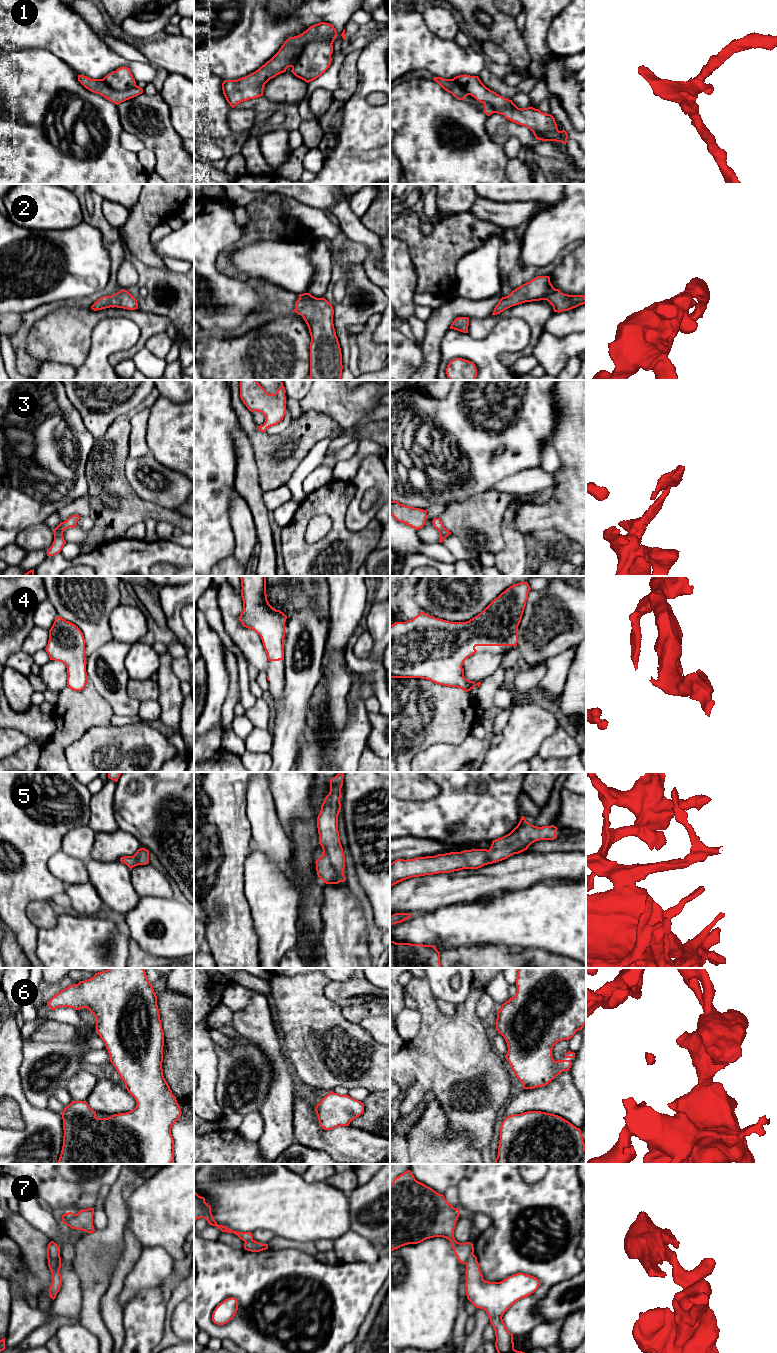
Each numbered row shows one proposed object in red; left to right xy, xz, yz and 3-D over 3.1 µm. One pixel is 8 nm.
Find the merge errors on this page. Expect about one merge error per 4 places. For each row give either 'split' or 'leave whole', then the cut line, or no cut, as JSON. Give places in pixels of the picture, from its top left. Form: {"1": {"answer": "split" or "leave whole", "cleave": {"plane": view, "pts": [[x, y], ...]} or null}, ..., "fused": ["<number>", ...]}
{"1": {"answer": "split", "cleave": {"plane": "xz", "pts": [[332, 43], [325, 38], [311, 40], [291, 66]]}}, "2": {"answer": "leave whole", "cleave": null}, "3": {"answer": "leave whole", "cleave": null}, "4": {"answer": "leave whole", "cleave": null}, "5": {"answer": "leave whole", "cleave": null}, "6": {"answer": "leave whole", "cleave": null}, "7": {"answer": "split", "cleave": {"plane": "xy", "pts": [[59, 1256], [48, 1264]]}}, "fused": ["1", "7"]}

